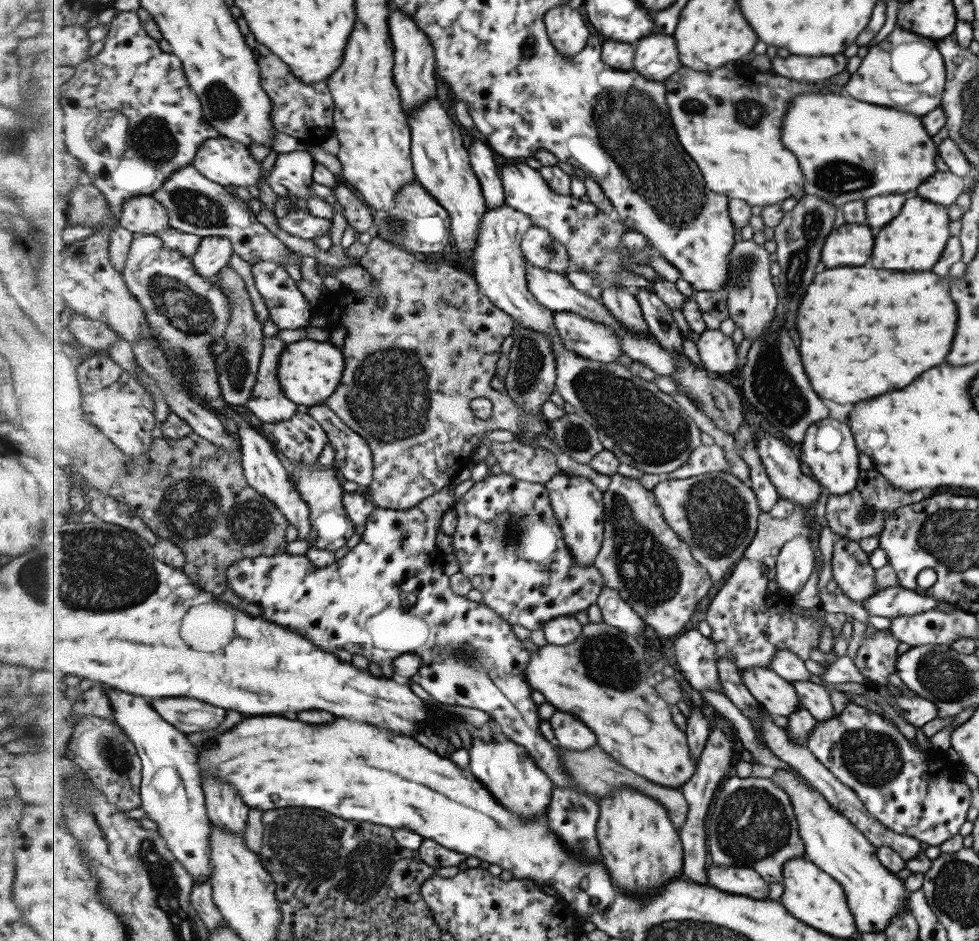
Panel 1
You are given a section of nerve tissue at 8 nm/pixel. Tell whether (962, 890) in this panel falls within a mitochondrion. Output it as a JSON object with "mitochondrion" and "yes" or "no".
{"mitochondrion":"yes"}

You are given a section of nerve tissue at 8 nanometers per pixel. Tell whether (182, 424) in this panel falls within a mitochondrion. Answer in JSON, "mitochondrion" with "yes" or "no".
{"mitochondrion":"no"}

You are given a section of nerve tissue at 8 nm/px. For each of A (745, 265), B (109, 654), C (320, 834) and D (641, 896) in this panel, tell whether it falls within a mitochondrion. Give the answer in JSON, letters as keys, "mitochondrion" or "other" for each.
{"A":"mitochondrion","B":"other","C":"mitochondrion","D":"other"}

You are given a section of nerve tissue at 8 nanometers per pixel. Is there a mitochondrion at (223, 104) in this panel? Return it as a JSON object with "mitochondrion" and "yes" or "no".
{"mitochondrion":"yes"}

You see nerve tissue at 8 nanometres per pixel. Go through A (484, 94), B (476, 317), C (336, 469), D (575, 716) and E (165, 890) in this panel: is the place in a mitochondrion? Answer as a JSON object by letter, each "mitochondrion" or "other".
{"A":"other","B":"other","C":"other","D":"other","E":"mitochondrion"}

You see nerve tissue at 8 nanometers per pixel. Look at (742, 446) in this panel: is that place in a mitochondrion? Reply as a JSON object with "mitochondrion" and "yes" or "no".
{"mitochondrion":"no"}

